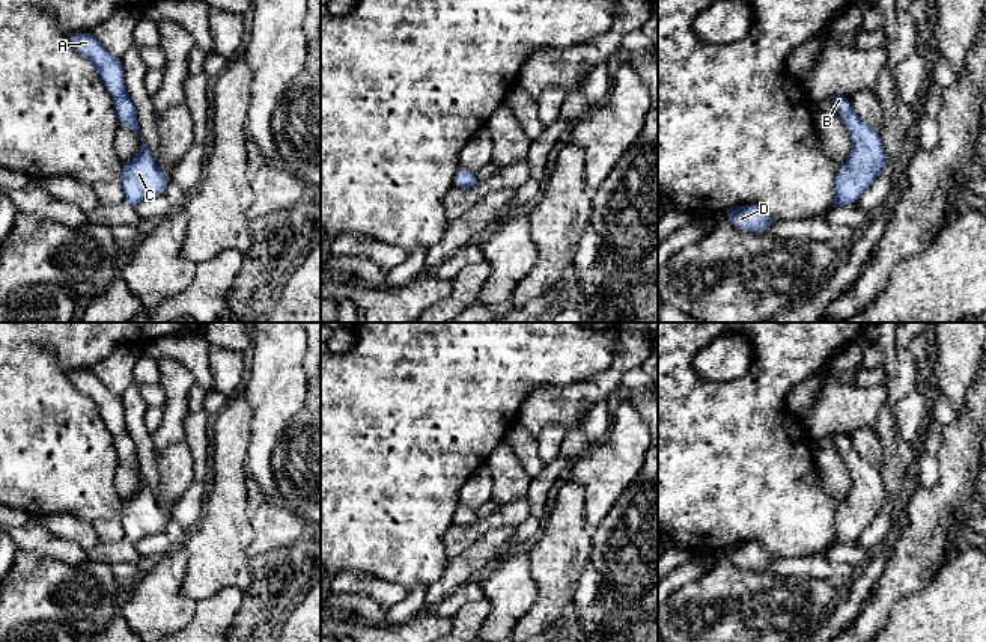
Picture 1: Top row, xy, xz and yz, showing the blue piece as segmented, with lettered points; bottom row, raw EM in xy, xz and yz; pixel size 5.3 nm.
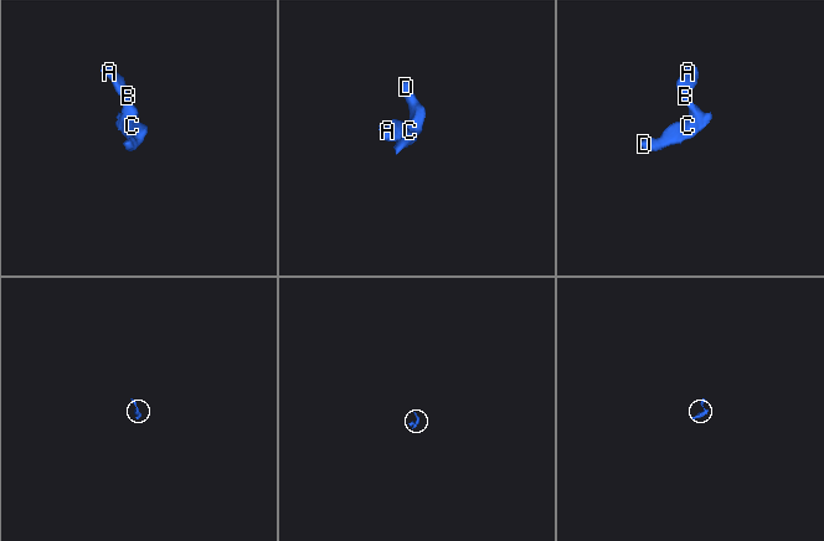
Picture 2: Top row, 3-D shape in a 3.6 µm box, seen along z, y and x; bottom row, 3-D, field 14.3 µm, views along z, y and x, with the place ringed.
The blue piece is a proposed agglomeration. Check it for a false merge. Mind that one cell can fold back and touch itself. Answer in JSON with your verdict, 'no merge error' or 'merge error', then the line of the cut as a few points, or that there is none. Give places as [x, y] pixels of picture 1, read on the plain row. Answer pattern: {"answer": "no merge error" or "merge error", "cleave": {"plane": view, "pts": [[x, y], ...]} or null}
{"answer": "no merge error", "cleave": null}

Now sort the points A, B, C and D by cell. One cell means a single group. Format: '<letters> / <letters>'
A B C D

